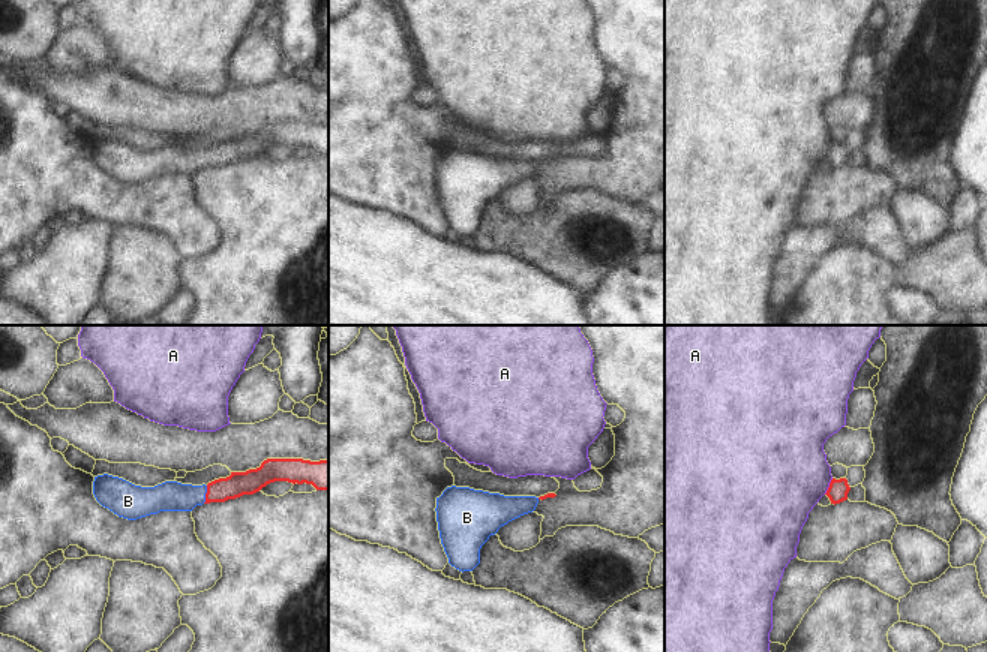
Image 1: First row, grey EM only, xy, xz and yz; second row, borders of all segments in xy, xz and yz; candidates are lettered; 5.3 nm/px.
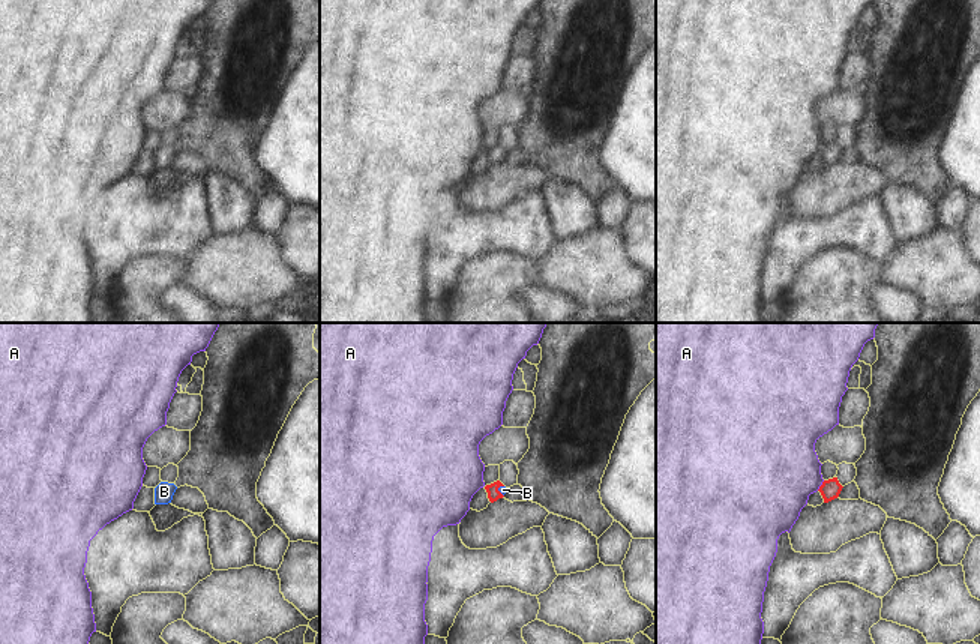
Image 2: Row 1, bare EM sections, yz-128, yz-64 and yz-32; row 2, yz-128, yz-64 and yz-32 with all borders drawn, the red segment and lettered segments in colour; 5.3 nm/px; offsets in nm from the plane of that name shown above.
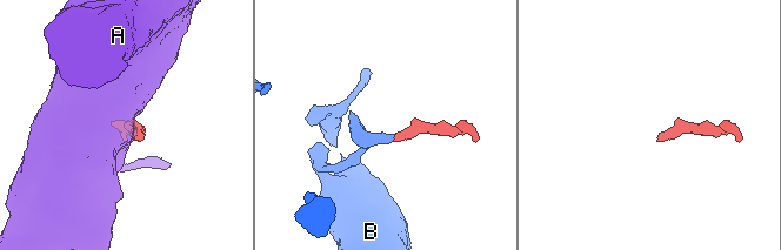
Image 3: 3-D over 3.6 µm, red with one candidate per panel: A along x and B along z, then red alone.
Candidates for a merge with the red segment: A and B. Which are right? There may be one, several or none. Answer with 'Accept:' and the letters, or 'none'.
Accept: B

